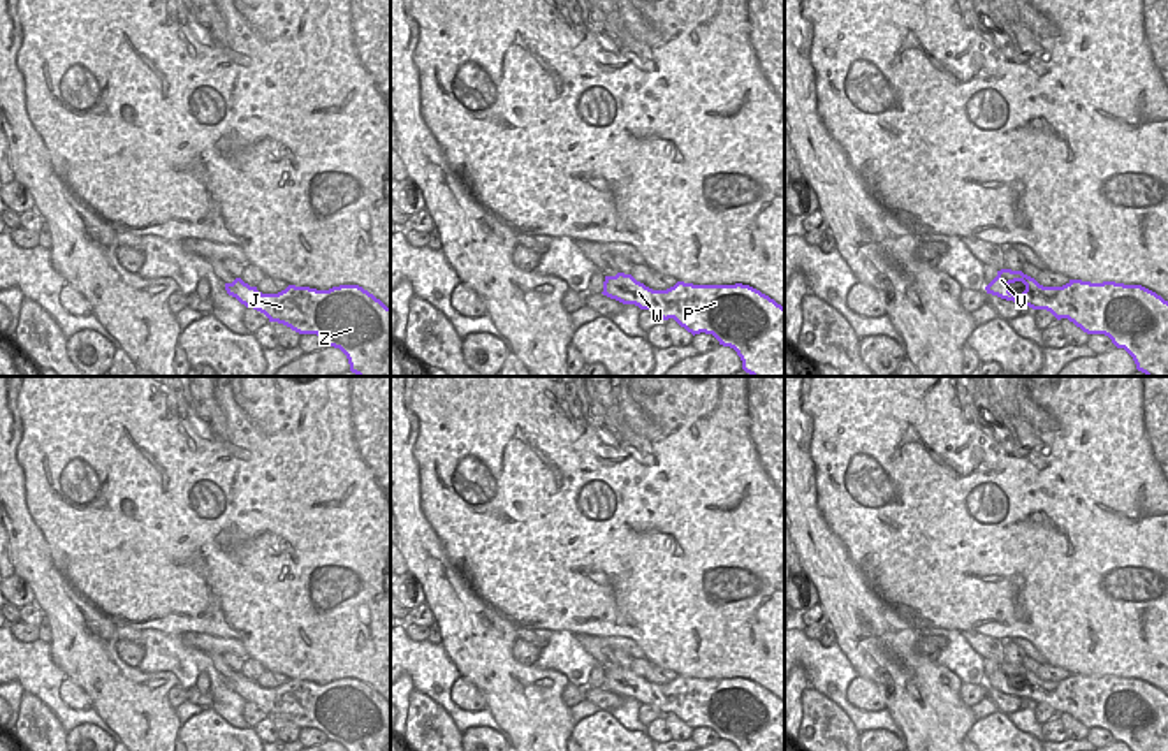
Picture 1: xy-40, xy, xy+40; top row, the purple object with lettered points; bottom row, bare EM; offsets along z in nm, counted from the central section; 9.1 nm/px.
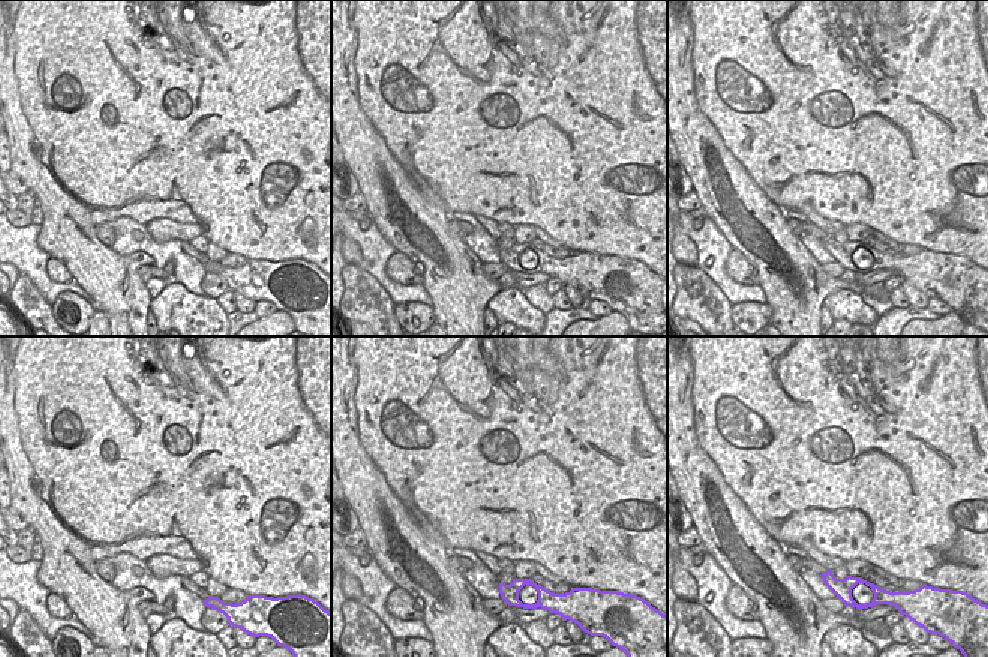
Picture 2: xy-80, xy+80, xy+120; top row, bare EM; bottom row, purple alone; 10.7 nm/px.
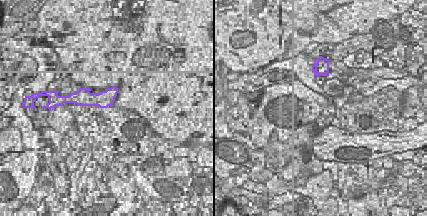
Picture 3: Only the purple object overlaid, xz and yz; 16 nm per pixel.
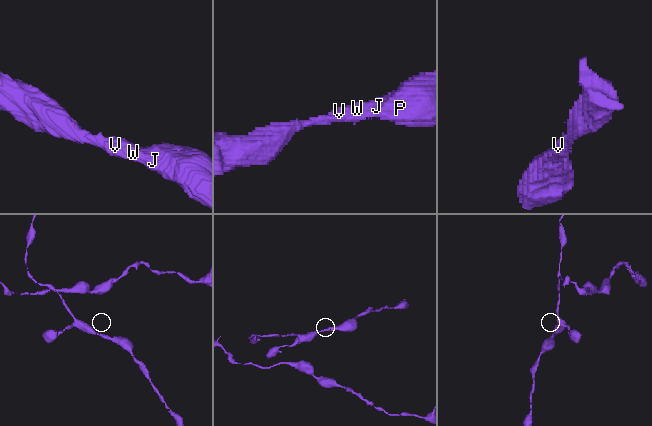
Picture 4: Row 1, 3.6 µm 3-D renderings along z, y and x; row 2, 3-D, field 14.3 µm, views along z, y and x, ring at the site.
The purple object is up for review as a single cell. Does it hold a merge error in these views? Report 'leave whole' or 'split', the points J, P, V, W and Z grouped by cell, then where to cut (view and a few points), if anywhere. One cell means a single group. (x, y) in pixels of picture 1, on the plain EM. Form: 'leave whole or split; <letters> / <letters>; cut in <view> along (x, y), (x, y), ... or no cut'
leave whole; J P V W Z; no cut

